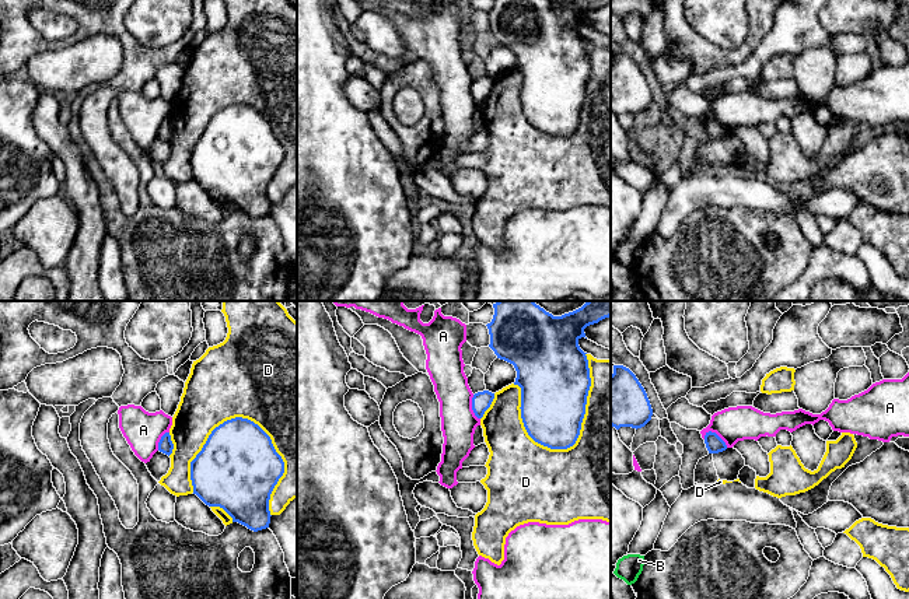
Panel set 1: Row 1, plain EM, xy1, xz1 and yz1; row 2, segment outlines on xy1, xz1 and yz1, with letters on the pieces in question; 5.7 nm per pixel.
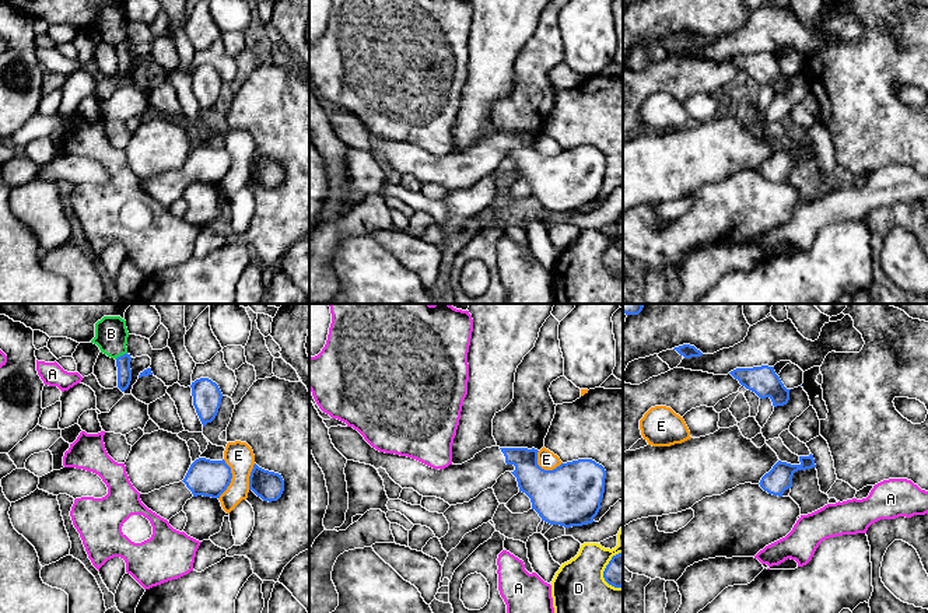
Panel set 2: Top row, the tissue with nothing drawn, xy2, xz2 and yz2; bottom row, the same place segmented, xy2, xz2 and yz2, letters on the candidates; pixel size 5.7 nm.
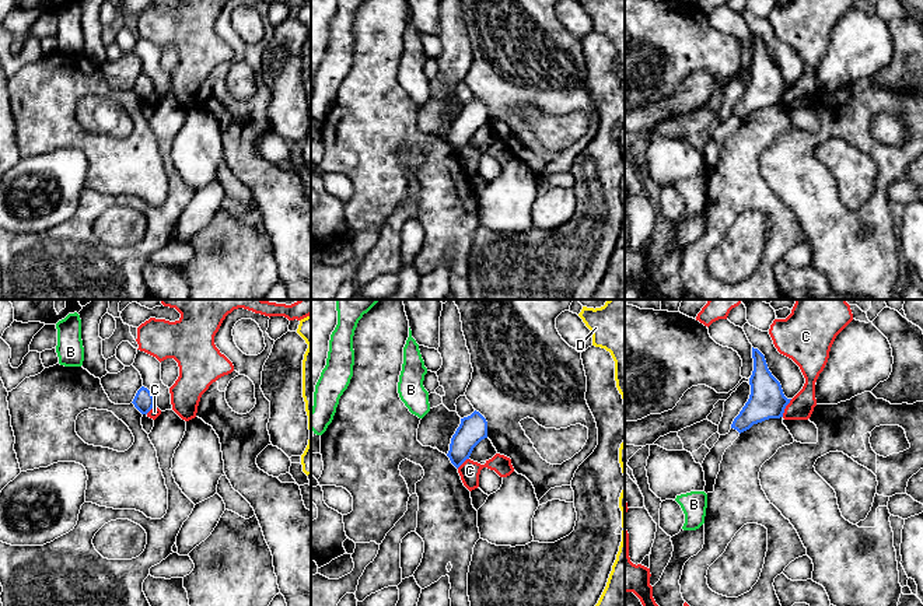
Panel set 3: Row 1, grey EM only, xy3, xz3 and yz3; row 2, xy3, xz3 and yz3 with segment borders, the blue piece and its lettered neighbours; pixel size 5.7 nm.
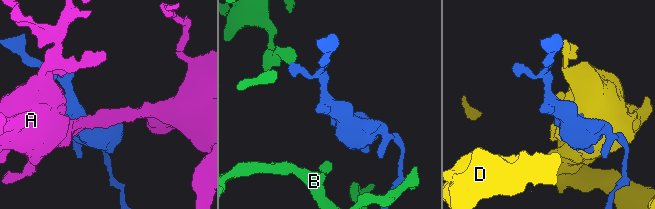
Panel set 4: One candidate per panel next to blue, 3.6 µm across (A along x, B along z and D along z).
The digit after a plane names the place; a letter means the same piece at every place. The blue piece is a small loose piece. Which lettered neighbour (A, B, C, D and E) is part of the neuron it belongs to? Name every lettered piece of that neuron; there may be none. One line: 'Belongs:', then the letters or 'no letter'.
Belongs: no letter

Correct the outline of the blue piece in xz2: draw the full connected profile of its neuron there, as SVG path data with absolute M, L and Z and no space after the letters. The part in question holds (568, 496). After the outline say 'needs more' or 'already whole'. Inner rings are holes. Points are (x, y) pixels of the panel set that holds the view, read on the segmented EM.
M330 427L329 435L335 448L347 459L375 469L385 469L389 477L402 488L413 488L423 497L437 497L449 505L469 502L481 491L491 488L497 479L511 472L518 481L519 491L525 493L542 521L564 528L582 526L595 522L605 493L606 470L592 459L578 459L561 463L553 470L537 465L537 449L491 446L476 453L462 465L449 465L445 469L433 469L416 459L395 453L379 452L353 427Z; needs more

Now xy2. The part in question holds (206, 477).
M199 458L192 462L185 479L148 494L140 493L141 502L169 521L183 509L183 505L192 497L203 495L220 498L232 479L231 467L225 460L210 460Z; needs more

